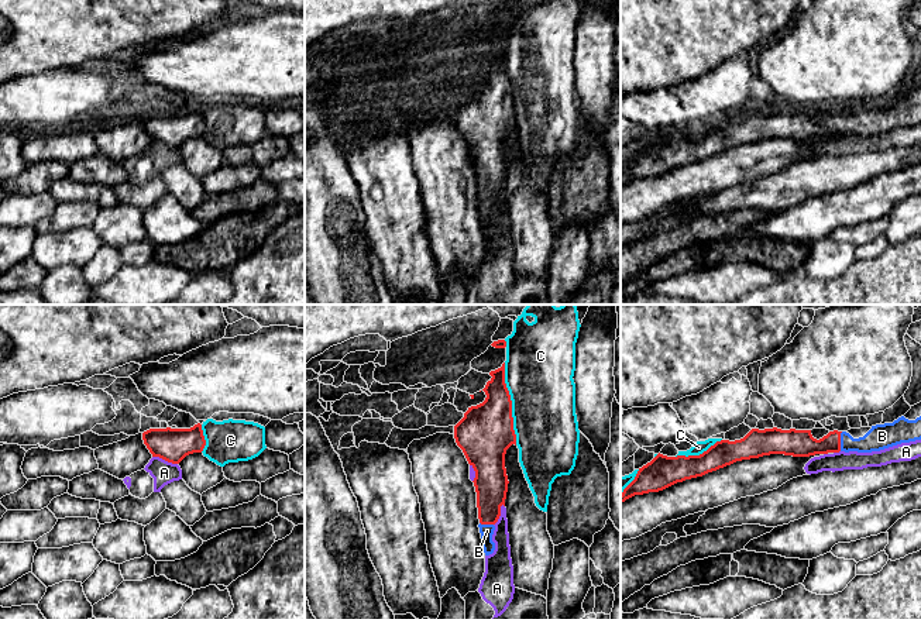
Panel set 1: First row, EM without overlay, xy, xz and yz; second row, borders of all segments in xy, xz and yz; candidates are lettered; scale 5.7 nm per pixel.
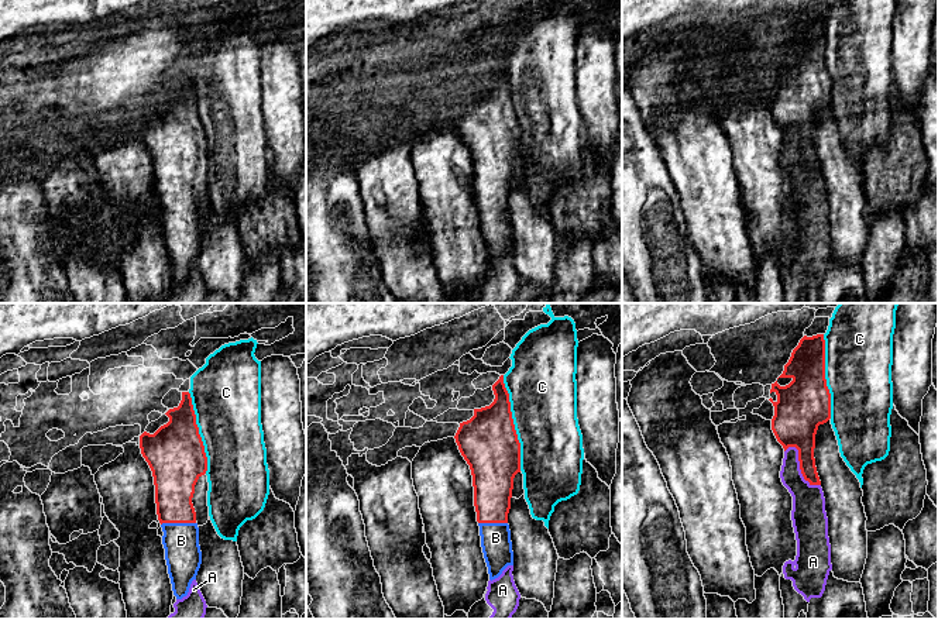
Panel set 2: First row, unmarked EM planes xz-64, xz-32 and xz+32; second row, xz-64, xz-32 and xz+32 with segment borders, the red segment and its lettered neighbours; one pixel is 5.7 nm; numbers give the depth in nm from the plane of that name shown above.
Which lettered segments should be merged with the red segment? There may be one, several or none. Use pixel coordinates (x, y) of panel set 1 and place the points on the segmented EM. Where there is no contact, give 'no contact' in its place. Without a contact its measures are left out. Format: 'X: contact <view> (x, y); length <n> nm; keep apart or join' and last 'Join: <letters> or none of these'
A: contact xy (165, 460); length 150 nm; keep apart
B: contact yz (839, 442); length 110 nm; join
C: contact xz (511, 403); length 480 nm; keep apart
Join: B

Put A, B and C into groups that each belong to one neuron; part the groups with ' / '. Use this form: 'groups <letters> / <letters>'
groups A / B / C

